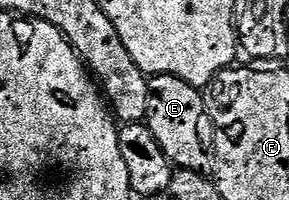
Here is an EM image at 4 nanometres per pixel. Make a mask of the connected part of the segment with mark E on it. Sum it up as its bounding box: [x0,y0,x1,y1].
[144,75,211,172]

